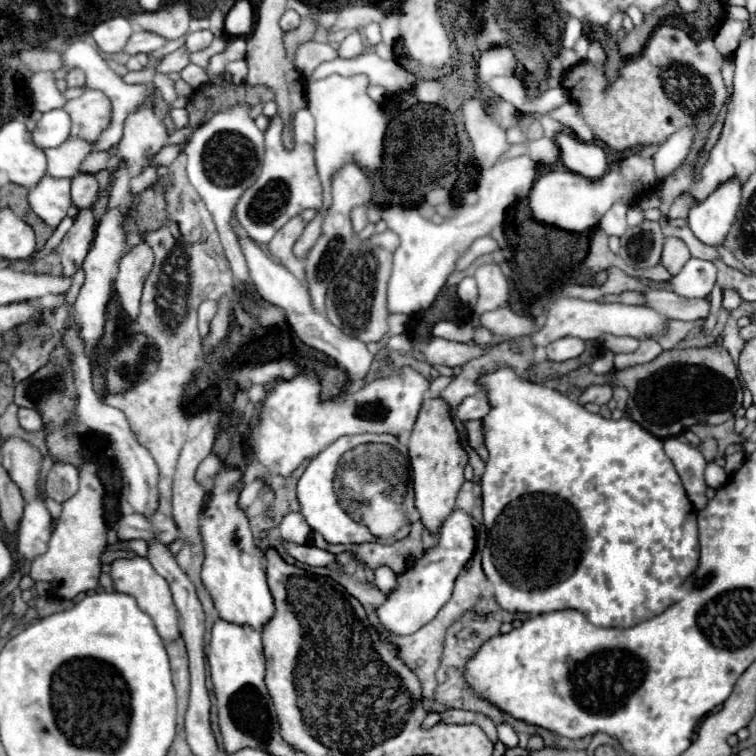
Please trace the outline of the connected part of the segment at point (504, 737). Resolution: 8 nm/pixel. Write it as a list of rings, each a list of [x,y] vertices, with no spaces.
[[[501,722],[501,724],[497,726],[497,732],[499,732],[499,740],[501,740],[507,748],[517,746],[517,734],[515,734],[515,730],[513,730],[507,722]]]

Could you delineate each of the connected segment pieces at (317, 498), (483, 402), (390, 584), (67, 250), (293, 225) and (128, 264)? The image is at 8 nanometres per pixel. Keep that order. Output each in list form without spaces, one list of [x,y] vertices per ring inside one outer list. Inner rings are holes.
[[[357,434],[357,436],[343,436],[337,442],[329,444],[323,452],[319,452],[307,466],[307,470],[303,472],[303,476],[297,482],[297,498],[301,504],[301,512],[305,516],[305,520],[309,522],[309,526],[319,532],[329,544],[365,544],[365,542],[373,542],[373,534],[369,534],[369,528],[363,524],[353,522],[337,504],[337,496],[333,490],[333,478],[335,478],[335,470],[339,466],[339,460],[345,452],[349,452],[351,448],[359,446],[359,444],[367,444],[367,442],[385,442],[391,444],[393,448],[397,448],[399,452],[407,454],[405,446],[391,434]]]
[[[475,394],[475,396],[465,398],[465,400],[455,408],[455,418],[461,420],[461,422],[481,420],[487,412],[489,412],[487,398],[485,398],[483,394]]]
[[[377,568],[375,570],[375,586],[383,594],[391,594],[397,588],[397,576],[389,568]]]
[[[95,206],[79,210],[79,214],[75,218],[75,224],[71,226],[71,230],[65,234],[65,238],[59,244],[63,274],[67,274],[67,276],[73,276],[75,270],[81,268],[81,262],[87,256],[87,250],[91,246],[93,232],[95,232],[93,208]]]
[[[299,216],[291,218],[291,220],[273,236],[273,240],[267,244],[271,256],[275,256],[279,262],[297,262],[297,258],[295,258],[295,254],[293,254],[293,244],[295,244],[297,238],[301,236],[303,228],[305,228],[305,222],[303,222]]]
[[[139,240],[137,244],[133,244],[119,262],[115,292],[131,320],[135,320],[139,314],[141,290],[143,290],[145,278],[151,272],[151,266],[153,266],[153,252],[145,240]]]

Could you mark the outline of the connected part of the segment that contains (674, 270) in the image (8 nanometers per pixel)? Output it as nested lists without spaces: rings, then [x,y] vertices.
[[[679,238],[665,240],[663,254],[661,254],[661,266],[665,266],[671,276],[677,276],[689,258],[691,258],[691,254],[683,240],[679,240]]]

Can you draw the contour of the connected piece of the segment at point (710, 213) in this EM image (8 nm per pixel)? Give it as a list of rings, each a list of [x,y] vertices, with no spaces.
[[[729,180],[721,184],[705,202],[691,208],[689,212],[689,228],[697,236],[699,242],[707,246],[721,246],[725,236],[729,234],[735,214],[739,208],[741,184],[737,180]]]

